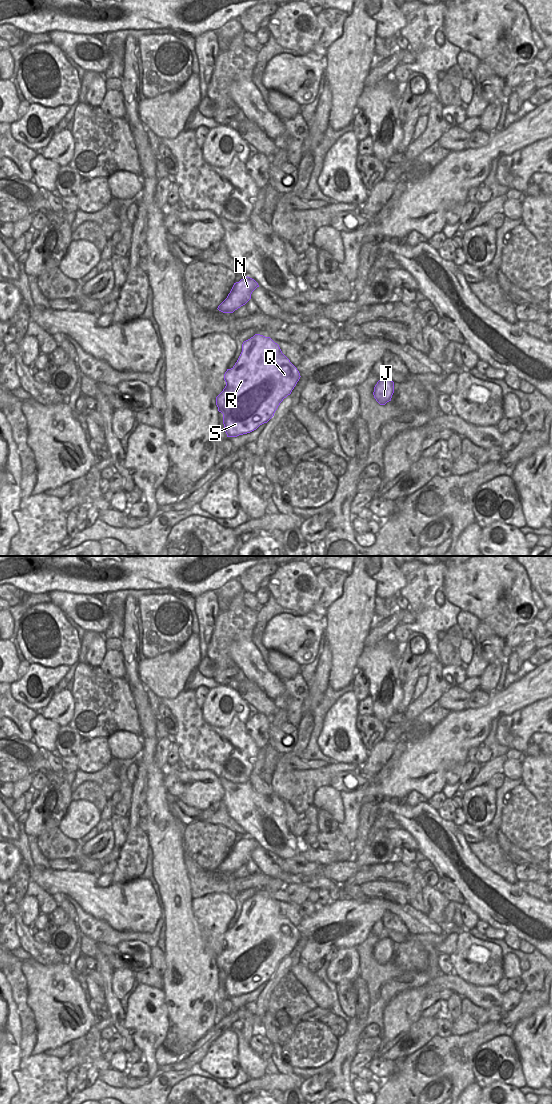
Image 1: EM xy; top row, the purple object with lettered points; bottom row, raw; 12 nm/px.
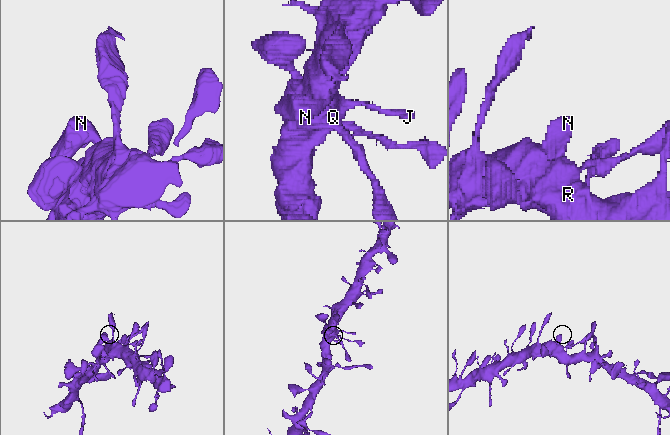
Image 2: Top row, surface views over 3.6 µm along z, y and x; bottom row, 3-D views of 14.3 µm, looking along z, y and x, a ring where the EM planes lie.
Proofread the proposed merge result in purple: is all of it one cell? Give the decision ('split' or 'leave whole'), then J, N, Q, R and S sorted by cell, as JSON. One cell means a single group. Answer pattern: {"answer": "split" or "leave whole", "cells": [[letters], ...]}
{"answer": "leave whole", "cells": [["J", "N", "Q", "R", "S"]]}

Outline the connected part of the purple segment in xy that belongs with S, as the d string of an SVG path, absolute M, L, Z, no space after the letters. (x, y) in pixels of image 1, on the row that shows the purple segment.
M255 334L244 341L237 362L224 374L226 386L216 397L227 437L250 433L267 423L283 399L291 394L300 377L297 368L270 337Z

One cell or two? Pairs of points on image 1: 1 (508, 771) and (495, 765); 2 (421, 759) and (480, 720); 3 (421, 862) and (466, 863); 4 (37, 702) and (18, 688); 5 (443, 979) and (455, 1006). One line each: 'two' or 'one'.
1: two
2: one
3: two
4: one
5: two

